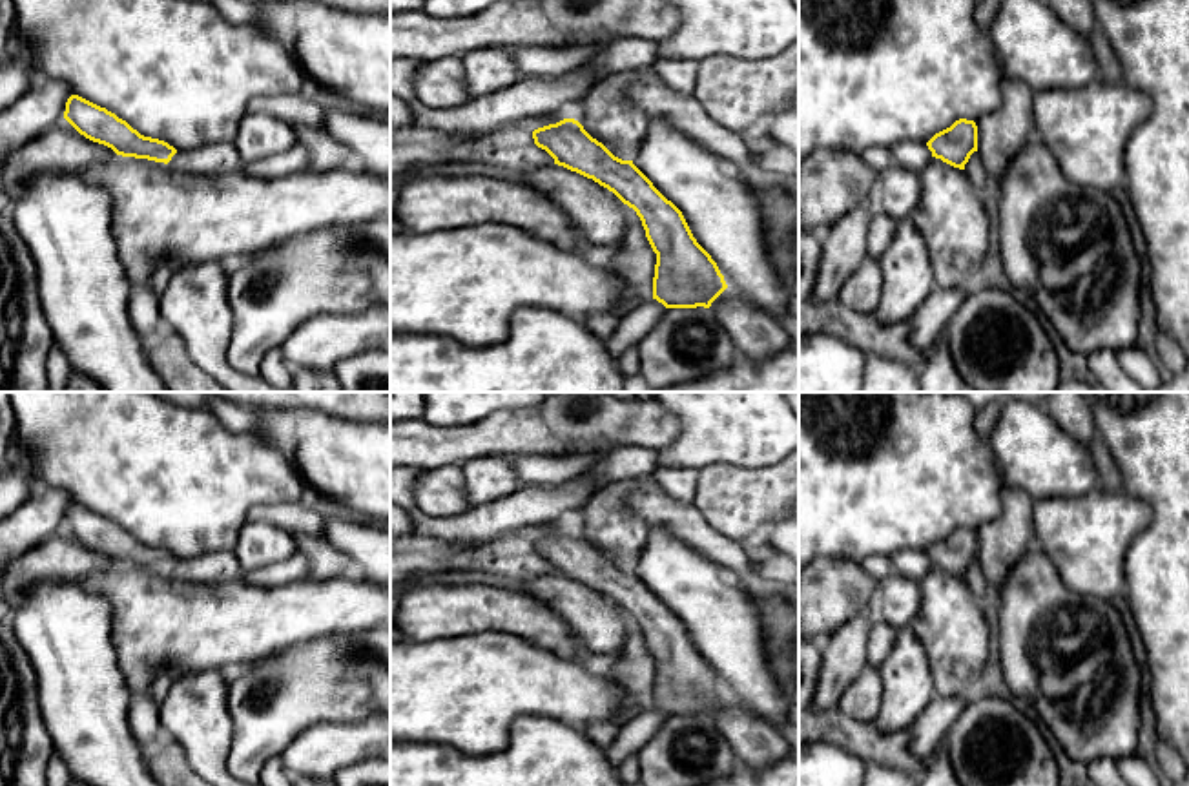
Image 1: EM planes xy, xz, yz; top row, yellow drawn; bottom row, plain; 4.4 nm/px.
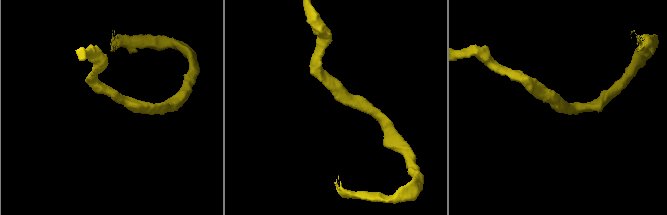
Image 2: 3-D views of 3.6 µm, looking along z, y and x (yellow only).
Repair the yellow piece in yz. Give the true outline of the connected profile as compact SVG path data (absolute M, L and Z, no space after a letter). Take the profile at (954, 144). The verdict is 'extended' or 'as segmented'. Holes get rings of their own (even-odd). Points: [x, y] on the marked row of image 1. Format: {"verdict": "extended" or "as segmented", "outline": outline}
{"verdict": "as segmented", "outline": "M959 119L950 128L936 133L926 146L932 157L965 170L970 155L977 151L977 126L974 120Z"}

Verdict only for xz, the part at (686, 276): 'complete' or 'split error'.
complete

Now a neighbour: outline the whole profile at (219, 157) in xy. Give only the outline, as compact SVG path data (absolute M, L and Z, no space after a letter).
M221 140L199 150L177 151L170 166L197 175L226 173L241 168L241 157L233 142Z

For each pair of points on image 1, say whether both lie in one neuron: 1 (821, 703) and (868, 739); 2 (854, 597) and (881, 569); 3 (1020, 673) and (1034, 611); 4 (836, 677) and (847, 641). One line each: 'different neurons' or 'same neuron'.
1: different neurons
2: different neurons
3: same neuron
4: same neuron

